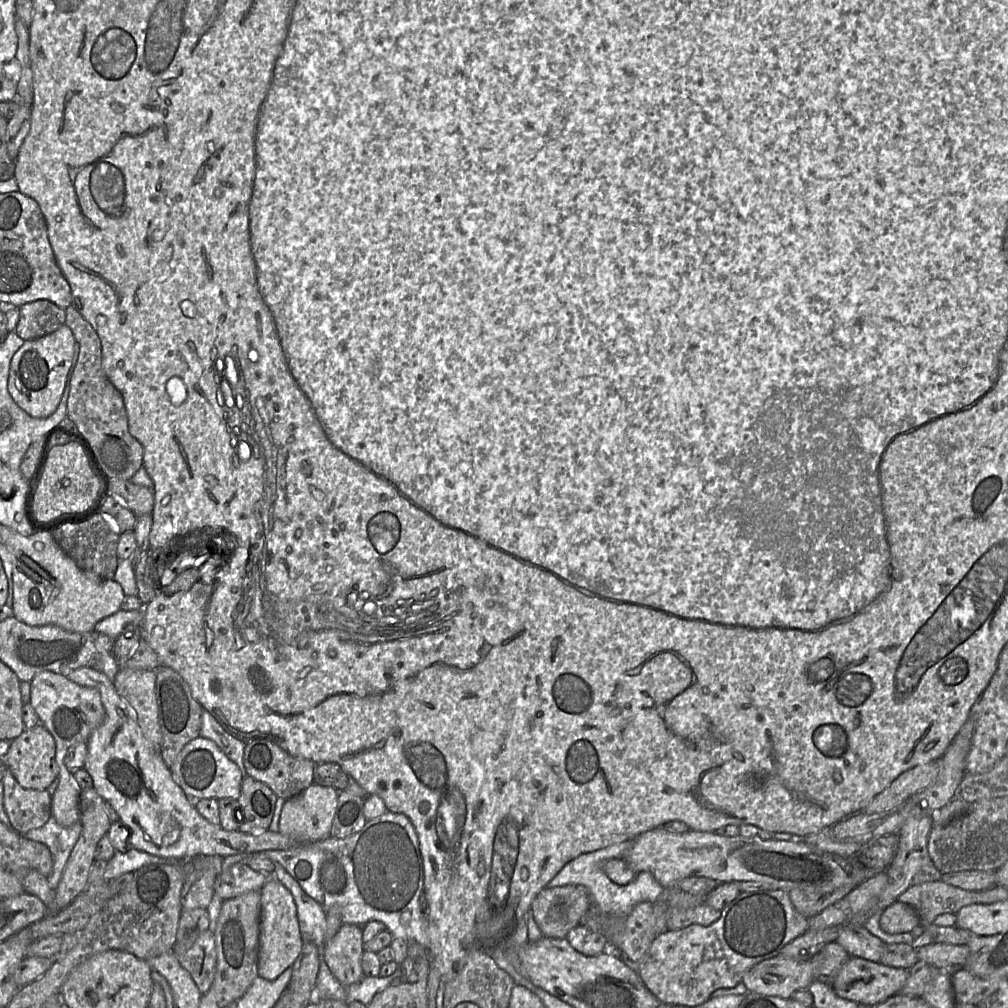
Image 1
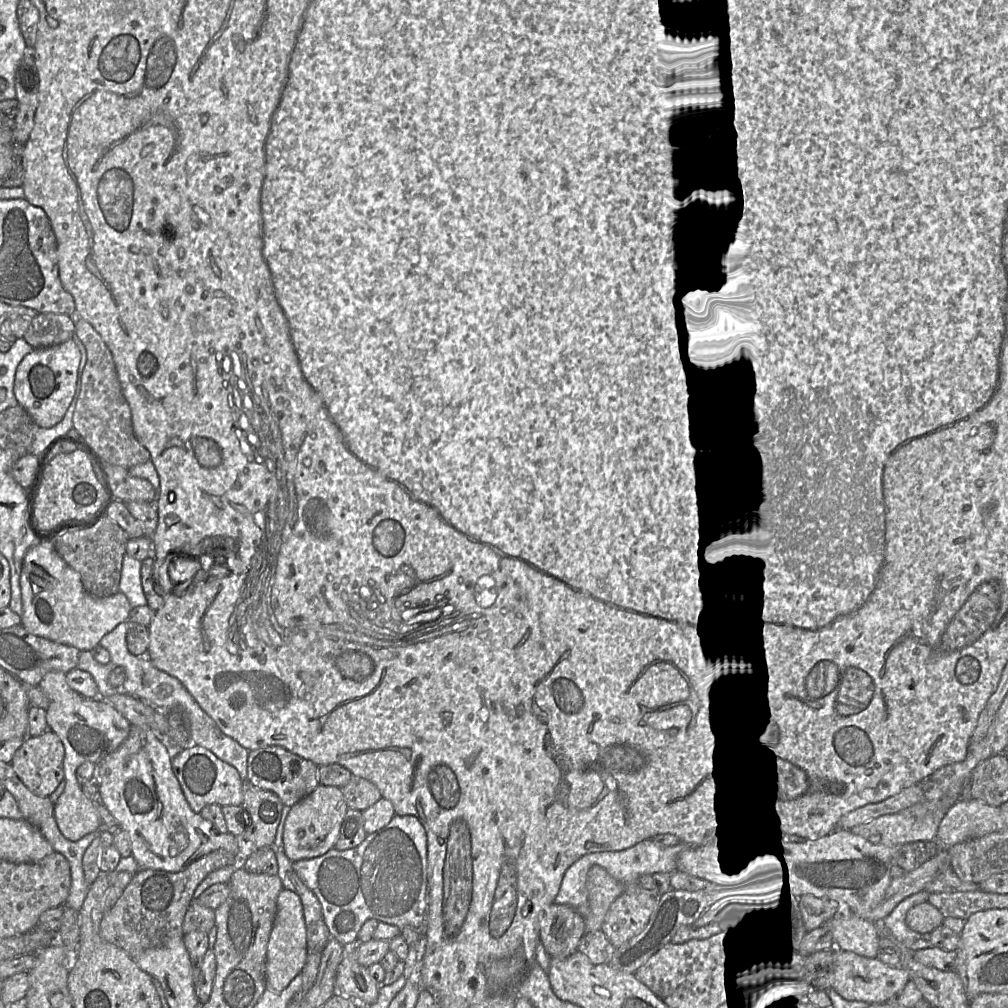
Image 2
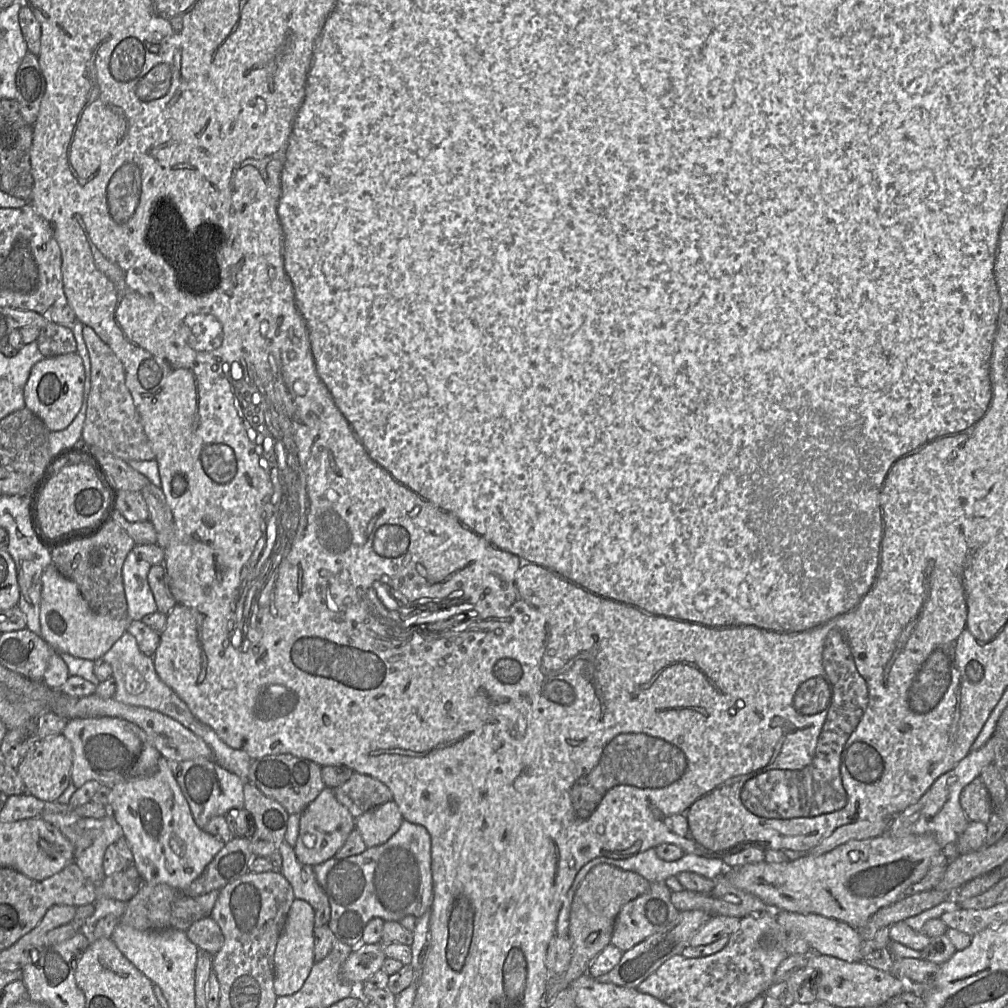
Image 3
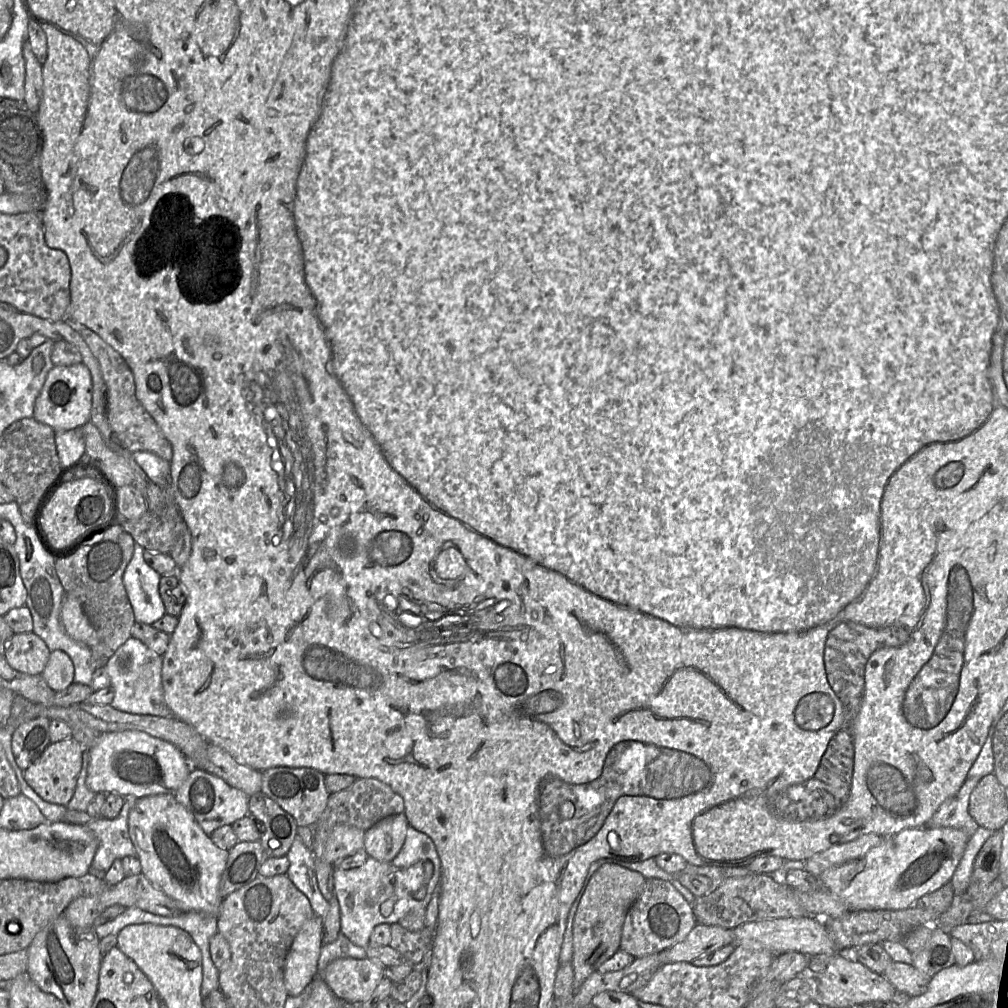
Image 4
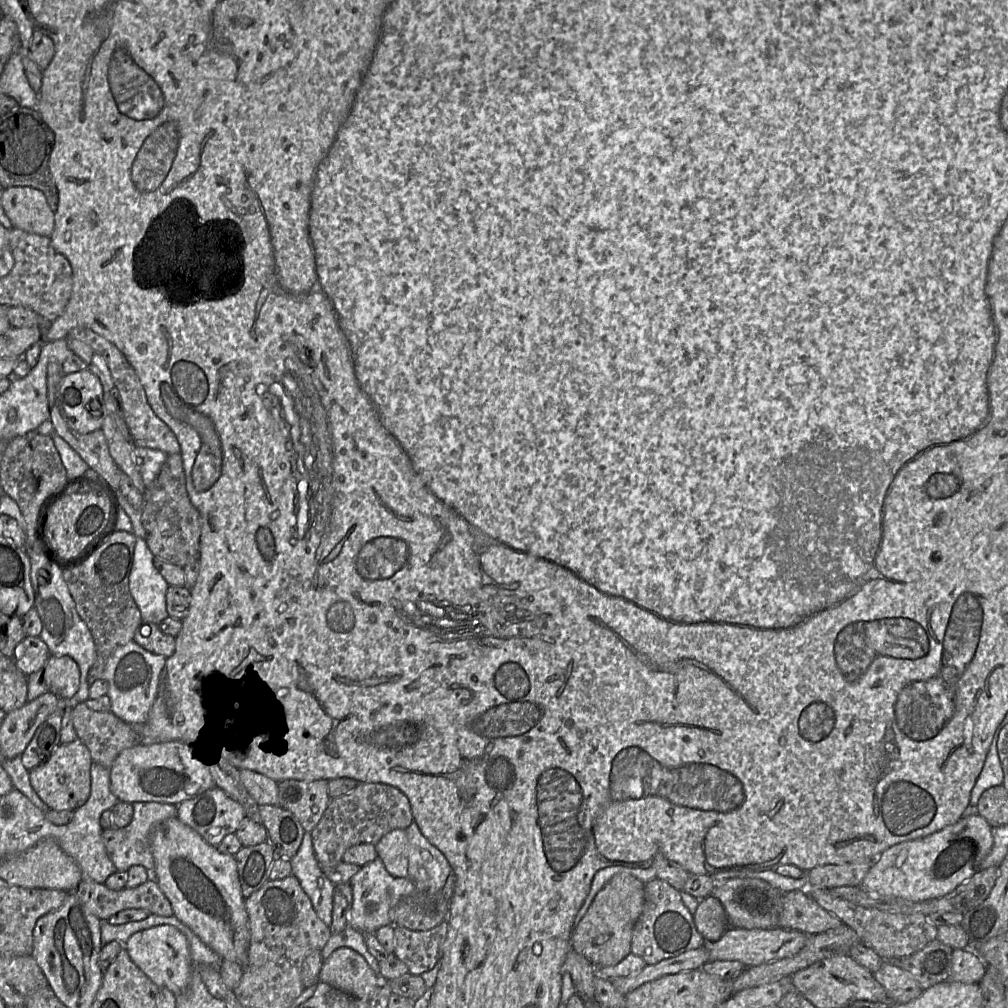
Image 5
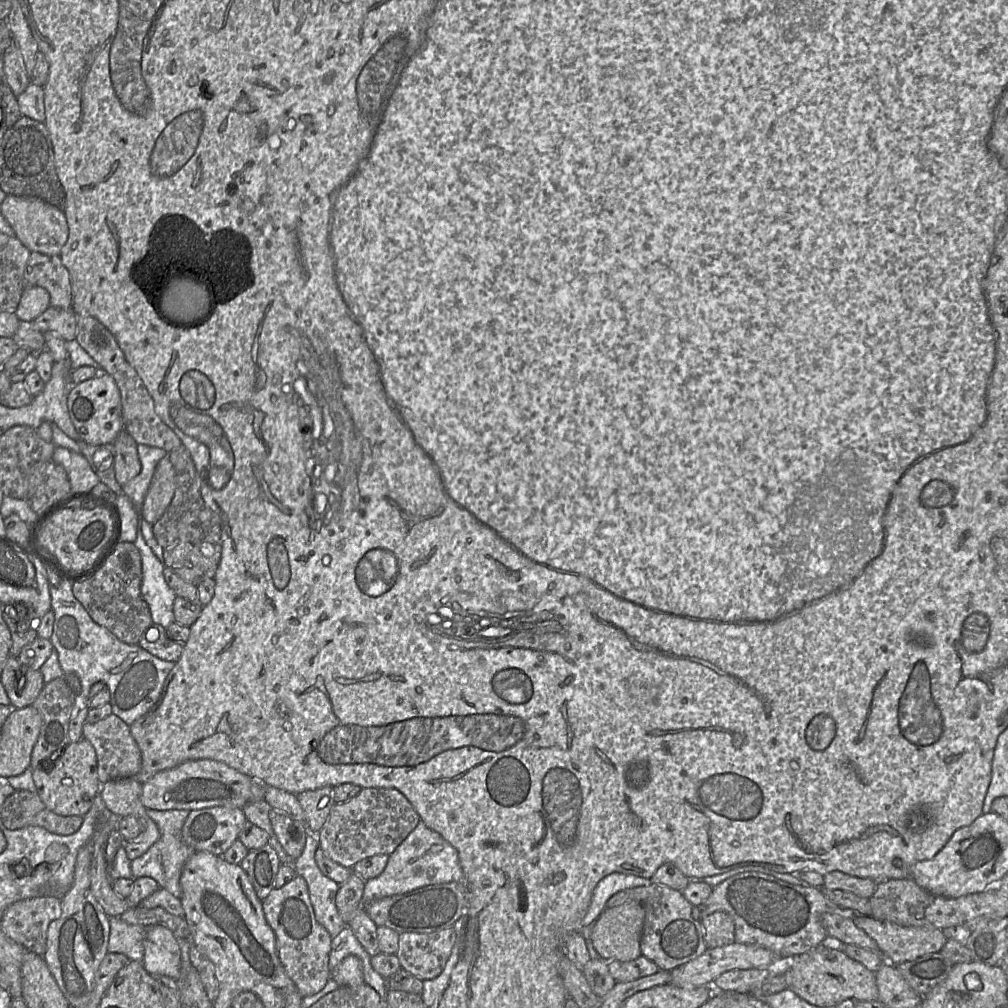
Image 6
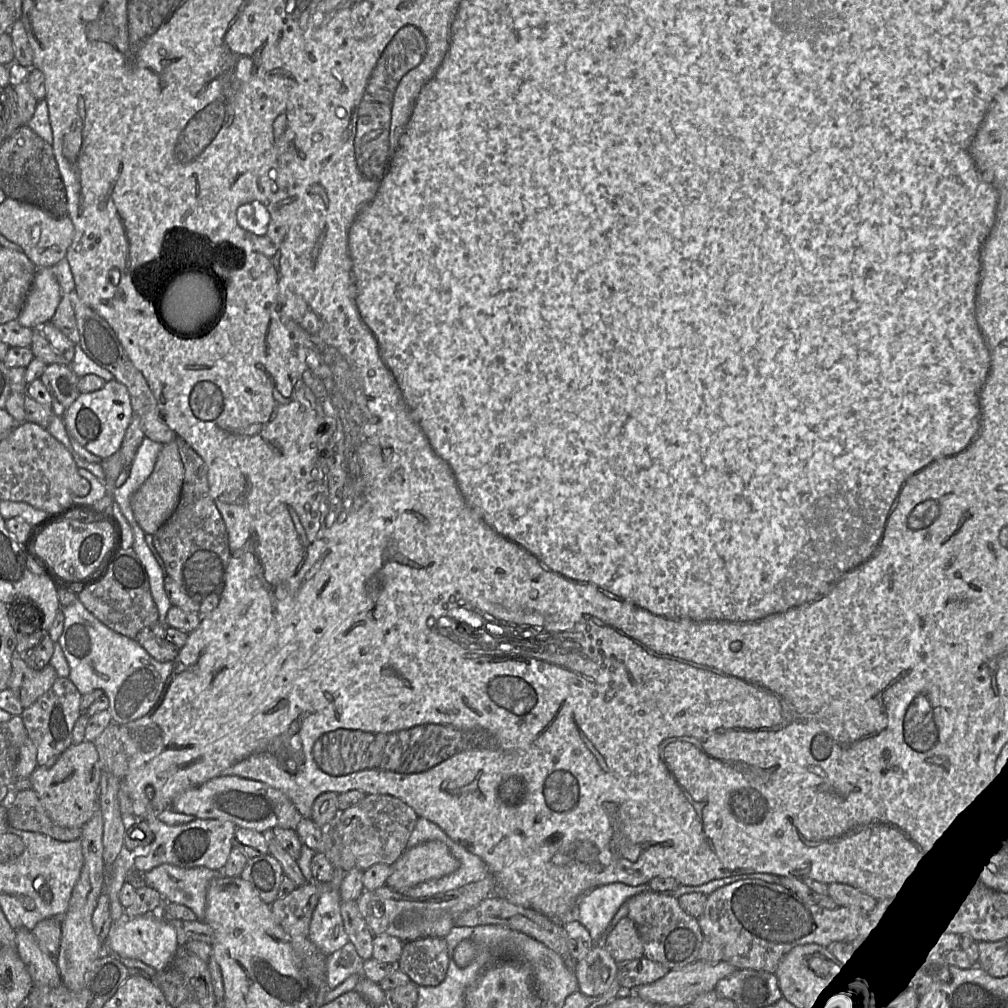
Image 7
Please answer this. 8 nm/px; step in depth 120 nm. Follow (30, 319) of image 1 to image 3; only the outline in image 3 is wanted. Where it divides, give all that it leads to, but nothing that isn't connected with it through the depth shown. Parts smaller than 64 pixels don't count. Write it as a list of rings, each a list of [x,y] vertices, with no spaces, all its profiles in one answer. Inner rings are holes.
[[[49,322],[40,329],[37,343],[44,357],[56,357],[77,352],[77,343],[70,327]]]

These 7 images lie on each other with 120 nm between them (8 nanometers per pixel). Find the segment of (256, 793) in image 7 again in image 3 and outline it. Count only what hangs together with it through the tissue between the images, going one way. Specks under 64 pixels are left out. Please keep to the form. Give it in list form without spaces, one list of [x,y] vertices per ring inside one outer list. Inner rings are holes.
[[[110,716],[68,719],[62,732],[72,744],[71,782],[76,788],[90,780],[112,788],[132,778],[148,776],[157,769],[161,753],[136,724]]]

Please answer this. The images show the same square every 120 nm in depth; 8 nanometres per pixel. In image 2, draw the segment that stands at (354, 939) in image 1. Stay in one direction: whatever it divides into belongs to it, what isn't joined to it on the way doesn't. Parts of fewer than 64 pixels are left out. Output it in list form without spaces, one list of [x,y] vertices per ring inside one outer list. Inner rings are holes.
[[[361,942],[343,945],[342,960],[336,974],[337,990],[361,1005],[371,1005],[376,1002],[379,986],[371,978],[368,968],[357,960],[357,949]]]

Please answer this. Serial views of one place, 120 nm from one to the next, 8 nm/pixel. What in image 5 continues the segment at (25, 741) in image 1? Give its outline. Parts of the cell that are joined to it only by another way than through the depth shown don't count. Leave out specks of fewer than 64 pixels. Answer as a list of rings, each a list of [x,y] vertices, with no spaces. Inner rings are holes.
[[[77,738],[70,743],[60,744],[44,763],[30,770],[30,782],[51,809],[74,811],[84,805],[90,796],[92,763],[88,747]]]

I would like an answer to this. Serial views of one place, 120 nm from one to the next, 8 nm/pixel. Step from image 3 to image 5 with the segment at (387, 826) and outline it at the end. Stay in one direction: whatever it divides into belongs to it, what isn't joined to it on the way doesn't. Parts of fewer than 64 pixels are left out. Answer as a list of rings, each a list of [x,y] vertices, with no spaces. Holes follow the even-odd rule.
[[[394,829],[385,834],[375,849],[387,869],[395,877],[405,877],[408,873],[408,836],[405,829]]]

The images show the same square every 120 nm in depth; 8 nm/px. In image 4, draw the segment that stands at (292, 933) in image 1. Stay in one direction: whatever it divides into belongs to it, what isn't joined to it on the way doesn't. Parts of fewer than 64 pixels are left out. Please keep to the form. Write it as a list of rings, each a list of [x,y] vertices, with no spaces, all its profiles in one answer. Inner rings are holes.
[[[314,915],[295,936],[284,966],[284,983],[289,996],[300,994],[317,976],[322,931],[322,917]]]

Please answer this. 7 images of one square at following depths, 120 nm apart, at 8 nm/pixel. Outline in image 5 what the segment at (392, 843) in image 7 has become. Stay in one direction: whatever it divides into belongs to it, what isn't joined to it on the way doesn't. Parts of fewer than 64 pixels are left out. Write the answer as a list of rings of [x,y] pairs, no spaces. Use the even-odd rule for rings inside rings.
[[[358,783],[351,792],[330,798],[321,820],[311,831],[316,859],[321,869],[335,867],[348,848],[361,843],[375,845],[388,832],[406,830],[413,821],[410,802],[398,788],[383,783]]]

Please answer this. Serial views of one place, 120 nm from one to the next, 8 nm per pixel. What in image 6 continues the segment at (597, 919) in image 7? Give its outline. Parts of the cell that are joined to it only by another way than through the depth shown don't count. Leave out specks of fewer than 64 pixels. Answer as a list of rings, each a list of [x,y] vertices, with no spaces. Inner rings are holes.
[[[612,873],[602,878],[595,887],[588,909],[583,917],[581,928],[590,926],[607,907],[608,900],[619,891],[648,886],[651,879],[623,873]]]

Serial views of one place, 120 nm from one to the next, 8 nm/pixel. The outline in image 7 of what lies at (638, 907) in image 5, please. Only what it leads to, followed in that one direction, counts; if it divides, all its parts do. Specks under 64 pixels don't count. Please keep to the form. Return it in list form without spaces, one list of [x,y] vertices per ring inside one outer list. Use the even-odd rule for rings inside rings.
[[[629,917],[620,919],[603,938],[603,947],[619,964],[644,956],[640,935]]]

